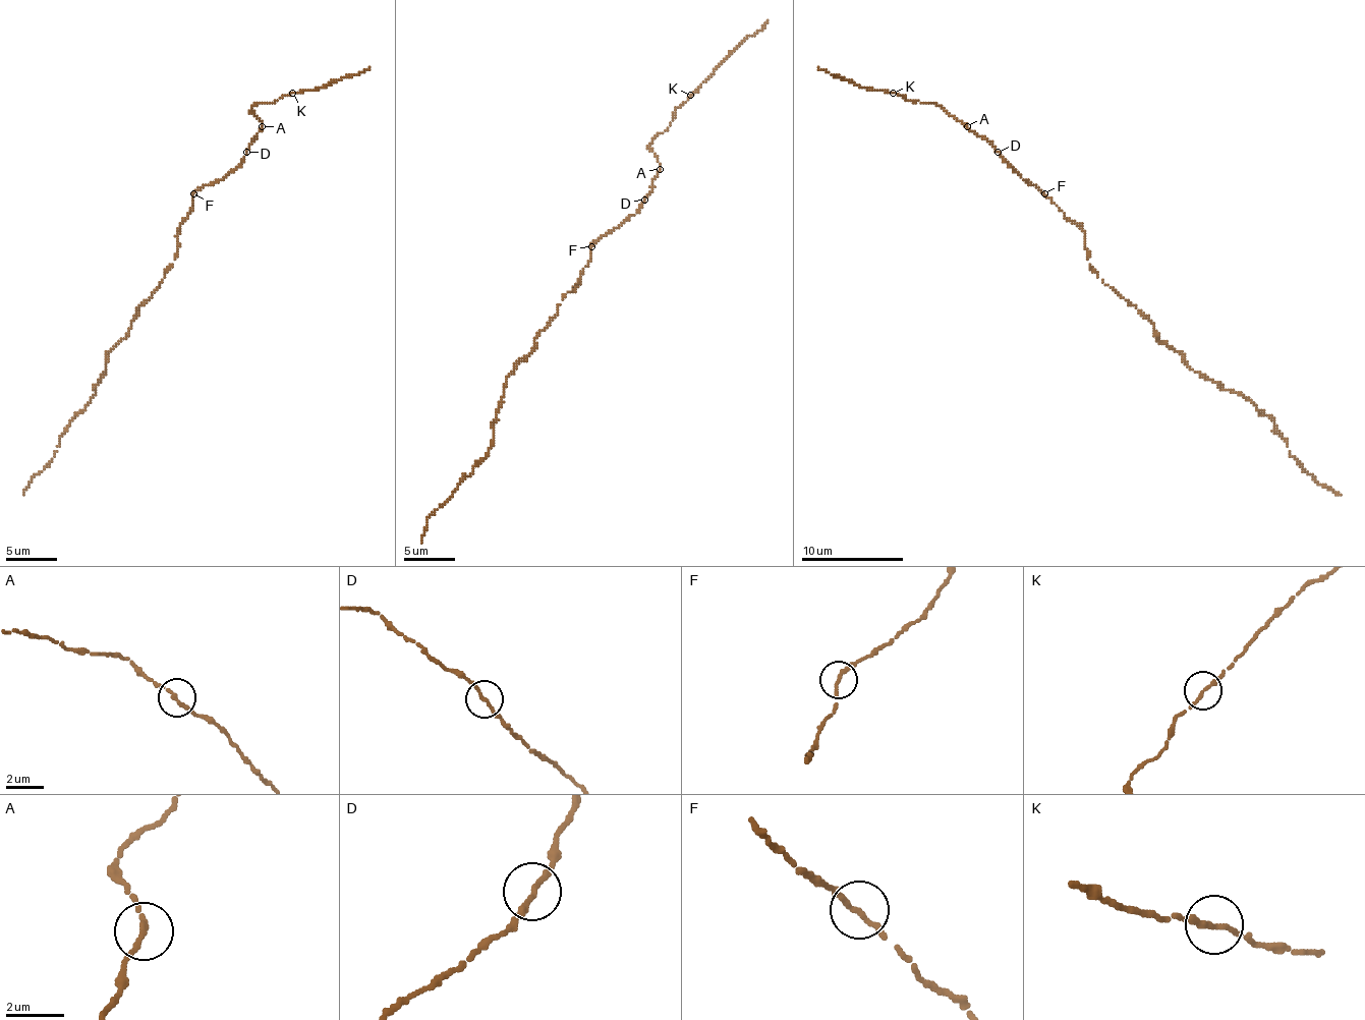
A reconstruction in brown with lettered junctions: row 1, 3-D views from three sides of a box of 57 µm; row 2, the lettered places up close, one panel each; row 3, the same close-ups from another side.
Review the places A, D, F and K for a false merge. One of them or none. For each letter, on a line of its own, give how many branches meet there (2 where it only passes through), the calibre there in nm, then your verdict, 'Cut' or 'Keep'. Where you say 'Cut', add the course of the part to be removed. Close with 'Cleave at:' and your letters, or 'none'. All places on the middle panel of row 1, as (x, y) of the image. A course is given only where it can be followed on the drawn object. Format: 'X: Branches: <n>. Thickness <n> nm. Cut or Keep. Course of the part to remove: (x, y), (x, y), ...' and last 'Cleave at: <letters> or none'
A: Branches: 2. Thickness 170 nm. Keep
D: Branches: 2. Thickness 170 nm. Keep
F: Branches: 1. Thickness 240 nm. Keep
K: Branches: 1. Thickness 280 nm. Keep
Cleave at: none

